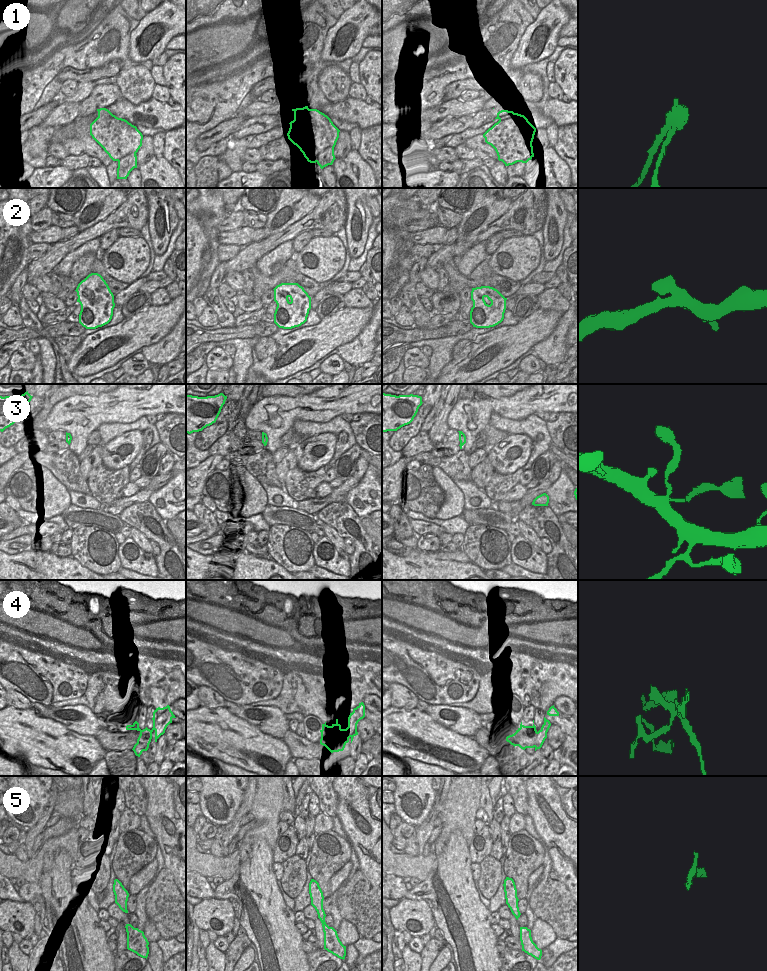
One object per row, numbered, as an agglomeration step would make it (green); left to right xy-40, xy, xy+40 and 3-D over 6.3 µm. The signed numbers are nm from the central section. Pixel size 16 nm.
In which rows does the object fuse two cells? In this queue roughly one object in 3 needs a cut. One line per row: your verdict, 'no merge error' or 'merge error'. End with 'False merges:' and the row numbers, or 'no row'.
1: merge error
2: no merge error
3: no merge error
4: merge error
5: no merge error
False merges: 1, 4

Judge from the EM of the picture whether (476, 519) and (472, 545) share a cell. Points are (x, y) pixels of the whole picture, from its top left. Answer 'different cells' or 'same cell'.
different cells

